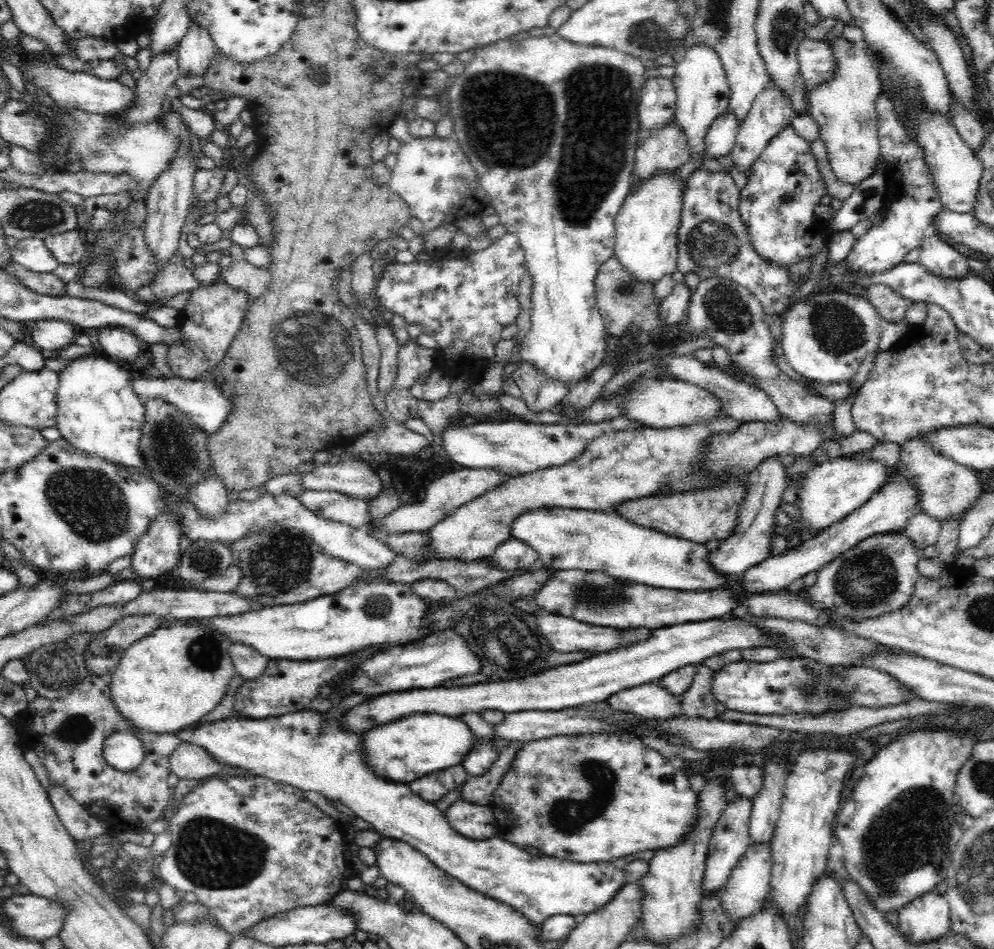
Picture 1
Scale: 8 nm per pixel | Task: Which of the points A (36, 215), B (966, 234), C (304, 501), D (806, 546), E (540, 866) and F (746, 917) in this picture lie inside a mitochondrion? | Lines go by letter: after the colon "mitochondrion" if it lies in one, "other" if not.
A: mitochondrion
B: other
C: other
D: other
E: other
F: other

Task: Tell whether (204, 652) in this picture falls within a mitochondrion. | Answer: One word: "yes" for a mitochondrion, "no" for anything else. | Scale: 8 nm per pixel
yes

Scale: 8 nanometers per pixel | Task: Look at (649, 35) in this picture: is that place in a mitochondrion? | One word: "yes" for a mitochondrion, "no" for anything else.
yes

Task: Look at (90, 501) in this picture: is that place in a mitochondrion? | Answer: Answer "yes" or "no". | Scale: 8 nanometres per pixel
yes

